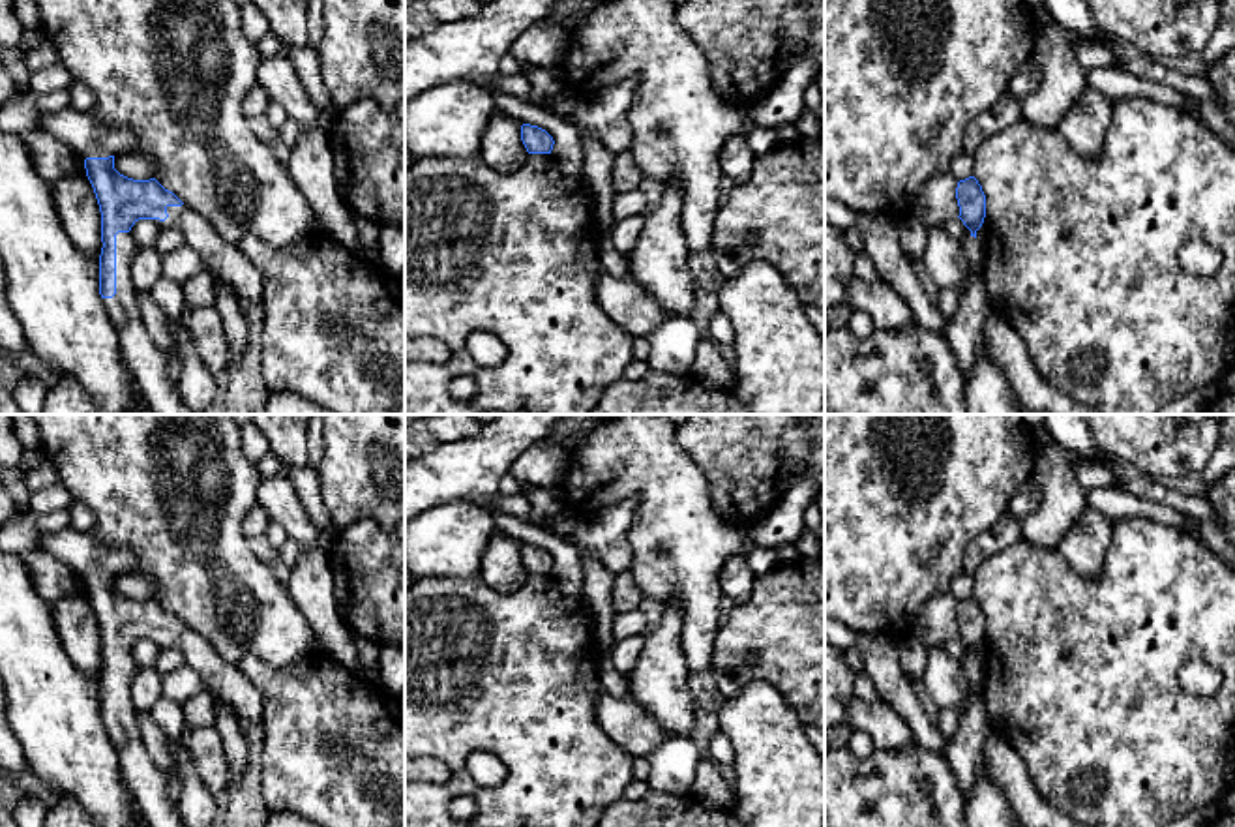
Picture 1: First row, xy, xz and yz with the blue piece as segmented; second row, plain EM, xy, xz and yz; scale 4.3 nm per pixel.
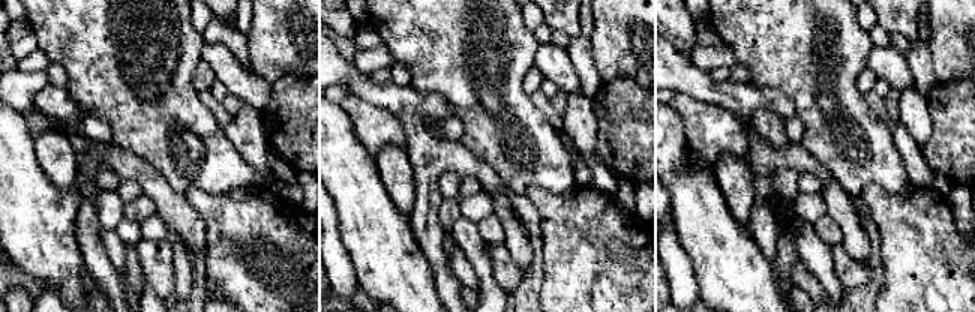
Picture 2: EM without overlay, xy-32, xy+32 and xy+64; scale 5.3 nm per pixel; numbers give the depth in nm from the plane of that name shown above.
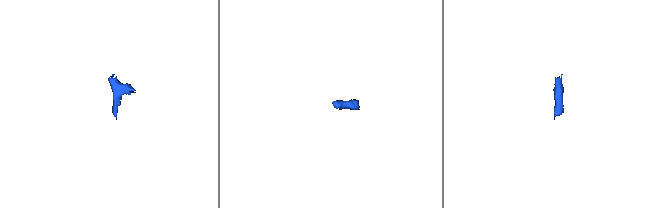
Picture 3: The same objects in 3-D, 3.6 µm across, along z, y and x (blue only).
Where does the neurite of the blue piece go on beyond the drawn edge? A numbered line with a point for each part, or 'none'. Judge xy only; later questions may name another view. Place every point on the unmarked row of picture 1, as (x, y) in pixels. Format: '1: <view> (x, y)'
1: xy (79, 550)
2: xy (227, 685)
3: xy (147, 784)

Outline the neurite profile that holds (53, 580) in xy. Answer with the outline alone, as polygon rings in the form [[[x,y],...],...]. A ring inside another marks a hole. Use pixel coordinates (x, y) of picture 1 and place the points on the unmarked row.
[[[39,549],[21,555],[32,576],[37,594],[49,608],[66,596],[86,596],[84,579],[81,579],[67,564]]]

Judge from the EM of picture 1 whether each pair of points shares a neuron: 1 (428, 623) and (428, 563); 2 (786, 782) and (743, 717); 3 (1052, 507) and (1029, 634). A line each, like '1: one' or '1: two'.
1: two
2: one
3: two

